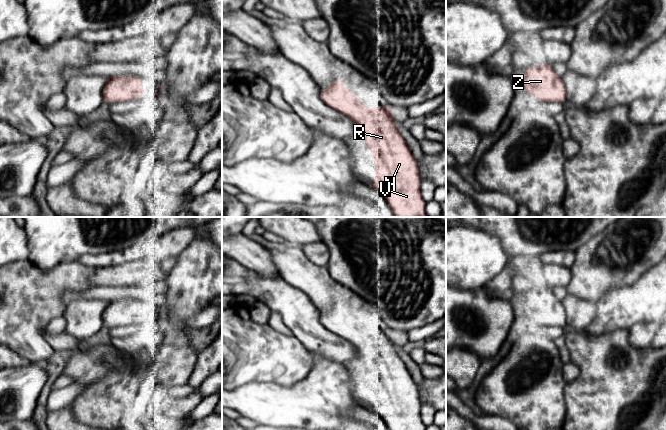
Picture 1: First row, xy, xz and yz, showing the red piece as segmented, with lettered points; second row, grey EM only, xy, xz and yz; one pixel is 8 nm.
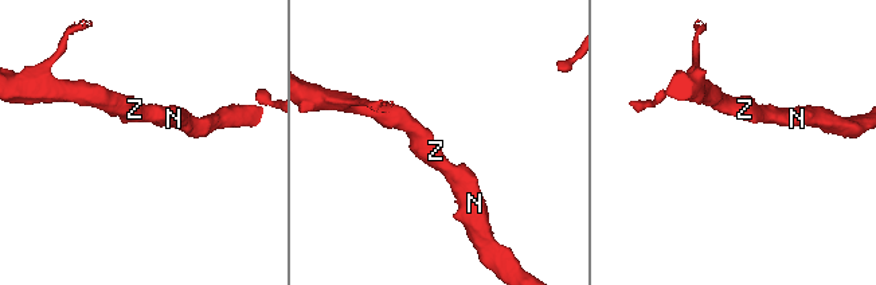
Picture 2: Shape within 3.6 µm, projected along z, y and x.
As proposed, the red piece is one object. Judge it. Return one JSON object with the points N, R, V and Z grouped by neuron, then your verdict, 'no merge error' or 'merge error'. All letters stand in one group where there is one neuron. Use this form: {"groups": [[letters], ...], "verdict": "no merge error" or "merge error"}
{"groups": [["N", "R", "V", "Z"]], "verdict": "no merge error"}

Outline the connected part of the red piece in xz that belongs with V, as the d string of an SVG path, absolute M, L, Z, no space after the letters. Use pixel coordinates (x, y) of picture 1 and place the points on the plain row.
M339 303L320 315L321 324L330 332L347 339L364 361L369 374L373 377L376 402L372 411L379 415L389 430L425 430L421 419L422 402L419 399L417 384L414 382L407 365L398 354L393 334L386 329L370 333L366 331Z

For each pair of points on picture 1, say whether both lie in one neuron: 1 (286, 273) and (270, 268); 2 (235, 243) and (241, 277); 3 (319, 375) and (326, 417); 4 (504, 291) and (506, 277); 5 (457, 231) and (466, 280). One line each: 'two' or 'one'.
1: two
2: two
3: one
4: one
5: one

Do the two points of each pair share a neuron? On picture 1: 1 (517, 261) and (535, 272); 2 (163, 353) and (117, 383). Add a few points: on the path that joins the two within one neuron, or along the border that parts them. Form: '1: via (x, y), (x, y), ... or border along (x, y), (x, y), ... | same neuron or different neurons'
1: via (521, 263), (531, 268) | same neuron
2: via (155, 365), (145, 374), (129, 378) | same neuron

